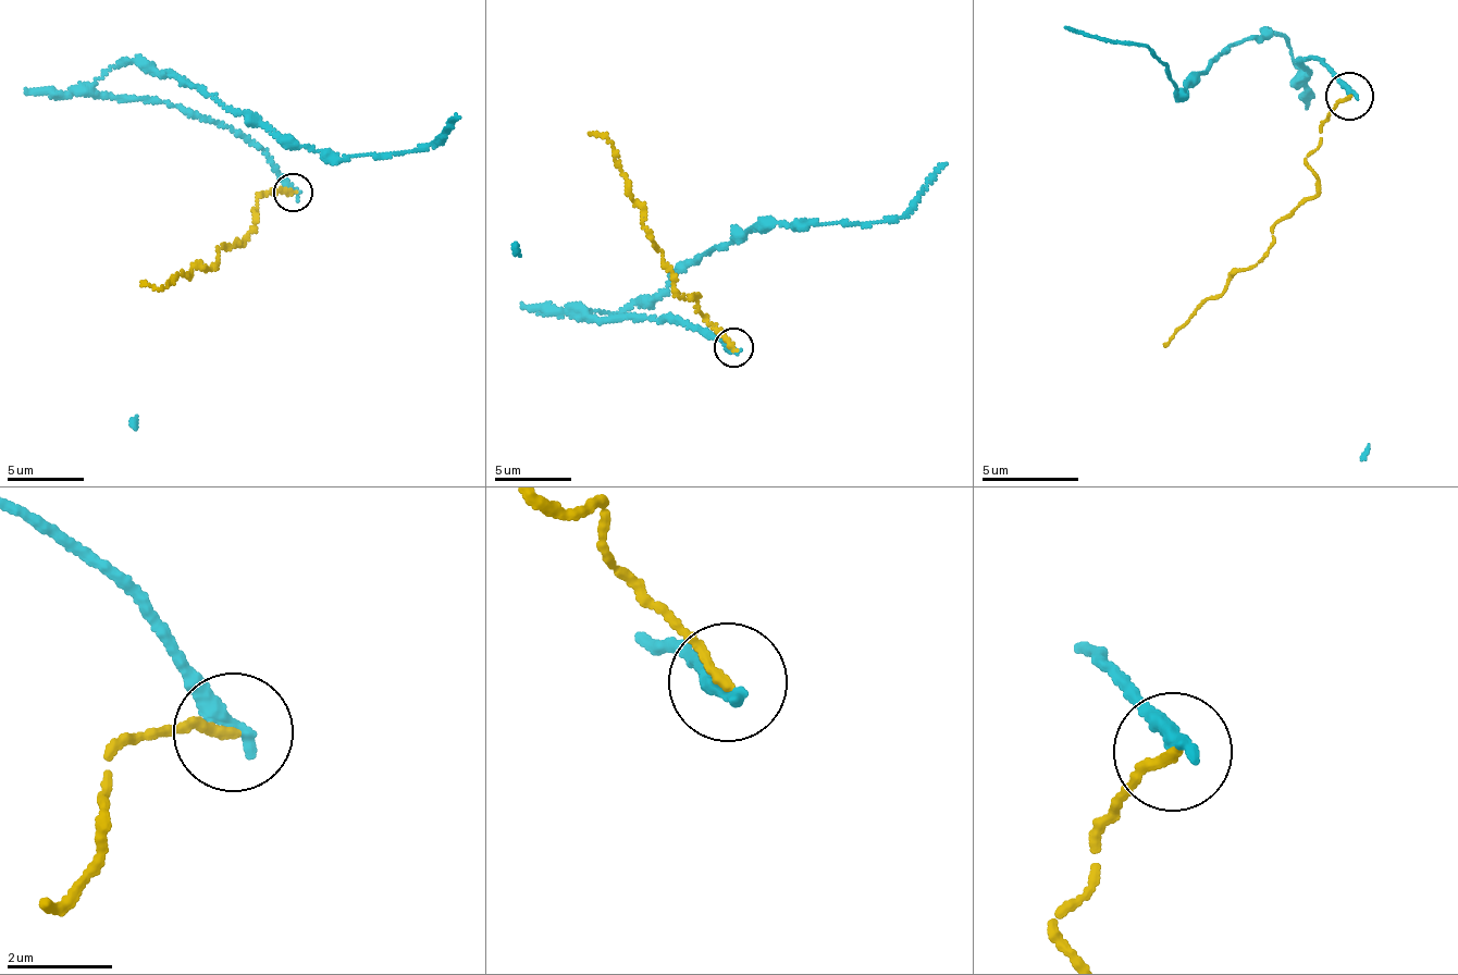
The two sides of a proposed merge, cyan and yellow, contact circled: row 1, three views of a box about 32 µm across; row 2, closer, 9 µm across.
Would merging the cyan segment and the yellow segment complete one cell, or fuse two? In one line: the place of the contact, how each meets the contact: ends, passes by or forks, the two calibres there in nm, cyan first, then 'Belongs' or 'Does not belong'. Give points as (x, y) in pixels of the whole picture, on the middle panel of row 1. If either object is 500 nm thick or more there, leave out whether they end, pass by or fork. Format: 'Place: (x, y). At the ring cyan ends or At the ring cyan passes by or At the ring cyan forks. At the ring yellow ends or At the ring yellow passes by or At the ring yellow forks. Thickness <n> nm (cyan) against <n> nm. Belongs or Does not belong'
Place: (733, 347). At the ring cyan ends. At the ring yellow ends. Thickness 280 nm (cyan) against 170 nm. Does not belong

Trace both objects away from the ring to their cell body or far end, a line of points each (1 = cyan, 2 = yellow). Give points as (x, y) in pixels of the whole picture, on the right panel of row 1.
1: (1353, 95), (1311, 57), (1298, 59), (1311, 77), (1304, 73), (1265, 26), (1174, 96), (1153, 51), (1066, 28)
2: (1348, 95), (1307, 167), (1316, 189), (1277, 221), (1258, 264), (1235, 271), (1220, 296), (1201, 298), (1165, 344)

